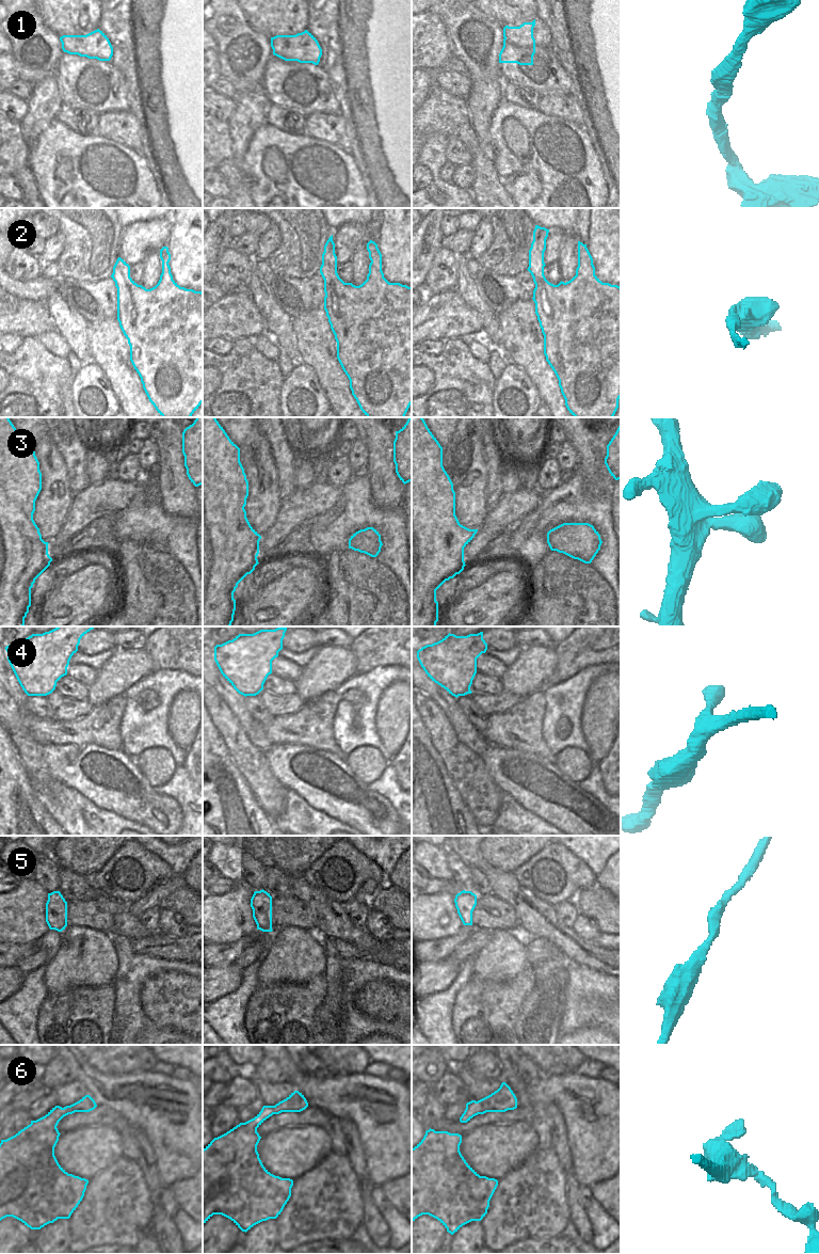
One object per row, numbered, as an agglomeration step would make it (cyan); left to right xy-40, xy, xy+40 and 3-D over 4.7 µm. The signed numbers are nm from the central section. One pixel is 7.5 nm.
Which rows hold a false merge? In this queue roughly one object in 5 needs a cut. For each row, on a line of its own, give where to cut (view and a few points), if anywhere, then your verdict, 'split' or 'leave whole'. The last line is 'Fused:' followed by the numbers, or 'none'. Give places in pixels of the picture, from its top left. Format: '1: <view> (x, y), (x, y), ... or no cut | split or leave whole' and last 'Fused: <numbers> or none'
1: no cut | leave whole
2: no cut | leave whole
3: no cut | leave whole
4: no cut | leave whole
5: no cut | leave whole
6: no cut | leave whole
Fused: none

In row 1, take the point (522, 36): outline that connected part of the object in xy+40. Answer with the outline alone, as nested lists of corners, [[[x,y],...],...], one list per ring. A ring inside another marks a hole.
[[[524,22],[519,27],[503,28],[503,47],[499,53],[499,63],[517,63],[519,65],[533,65],[535,53],[535,39],[533,37],[532,22]]]

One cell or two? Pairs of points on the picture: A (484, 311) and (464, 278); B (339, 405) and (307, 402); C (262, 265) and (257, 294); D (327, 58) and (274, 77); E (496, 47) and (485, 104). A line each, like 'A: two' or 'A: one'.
A: one
B: two
C: two
D: two
E: one

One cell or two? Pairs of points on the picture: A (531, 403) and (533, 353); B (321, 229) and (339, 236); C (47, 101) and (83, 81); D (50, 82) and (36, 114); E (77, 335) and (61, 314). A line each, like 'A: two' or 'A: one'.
A: two
B: two
C: two
D: one
E: one

